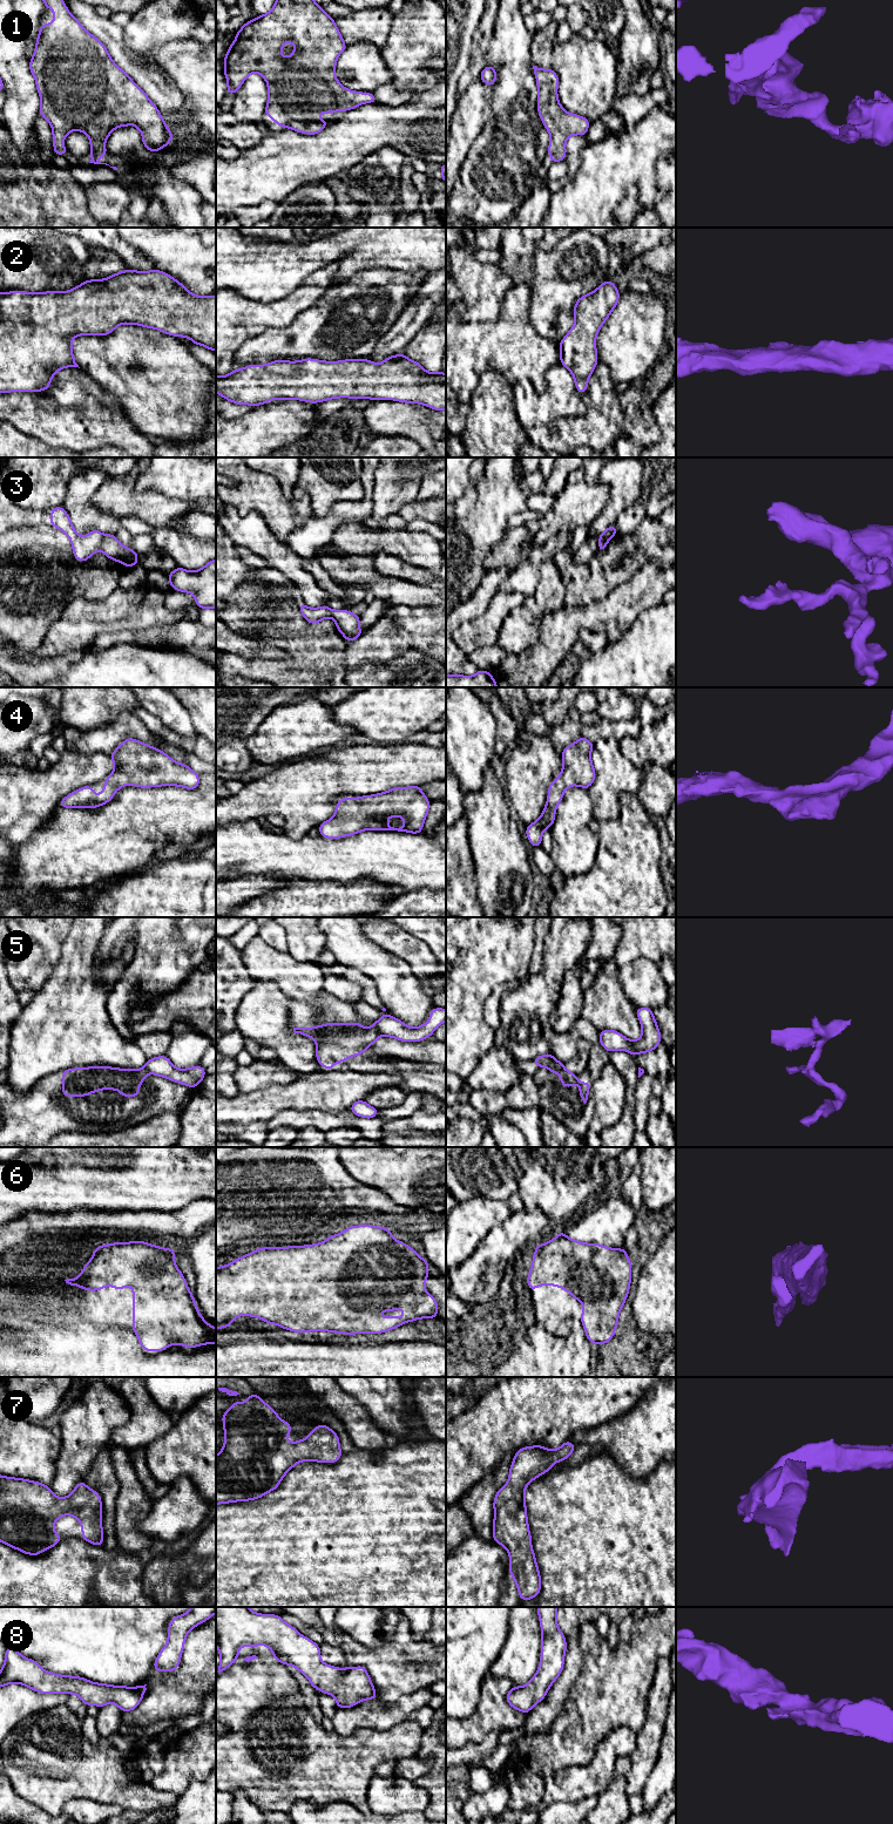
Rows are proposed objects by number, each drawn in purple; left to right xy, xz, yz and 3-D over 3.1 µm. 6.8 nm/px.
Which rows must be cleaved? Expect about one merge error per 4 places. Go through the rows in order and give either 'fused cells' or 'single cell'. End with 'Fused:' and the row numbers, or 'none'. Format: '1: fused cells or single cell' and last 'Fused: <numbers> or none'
1: single cell
2: single cell
3: fused cells
4: single cell
5: fused cells
6: single cell
7: single cell
8: single cell
Fused: 3, 5

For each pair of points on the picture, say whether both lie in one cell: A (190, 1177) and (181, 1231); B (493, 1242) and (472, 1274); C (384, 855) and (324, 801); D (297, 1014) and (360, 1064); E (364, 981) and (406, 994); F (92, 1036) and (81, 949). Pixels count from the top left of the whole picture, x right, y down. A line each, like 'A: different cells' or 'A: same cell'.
A: different cells
B: same cell
C: different cells
D: same cell
E: different cells
F: same cell

